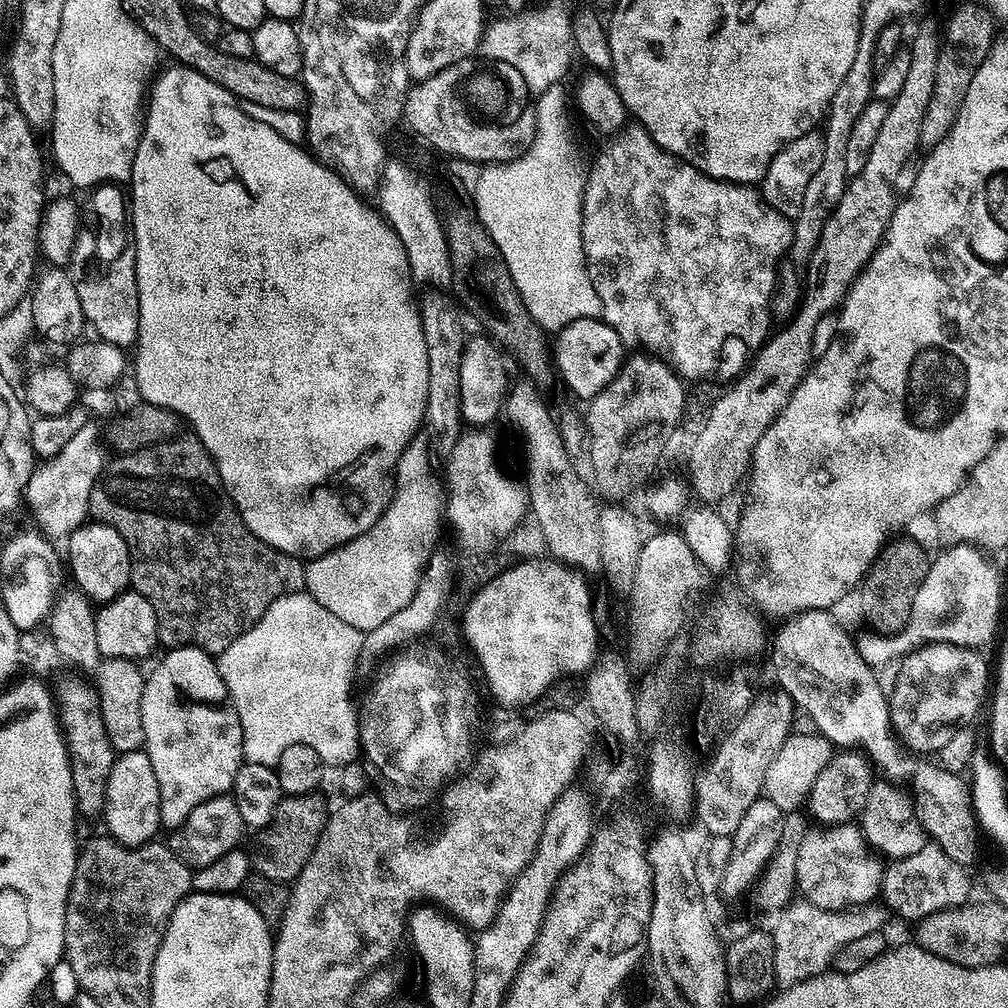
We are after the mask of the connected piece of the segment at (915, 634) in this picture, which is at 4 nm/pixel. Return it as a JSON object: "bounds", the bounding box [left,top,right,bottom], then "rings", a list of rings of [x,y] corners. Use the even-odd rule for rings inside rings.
{"bounds":[855,545,1000,697],"rings":[[[949,545],[942,549],[937,557],[929,563],[918,590],[915,592],[914,604],[911,606],[910,618],[906,626],[893,636],[883,636],[881,633],[869,633],[868,638],[858,638],[855,641],[856,650],[862,660],[868,664],[874,674],[884,697],[892,696],[897,686],[898,672],[902,660],[914,649],[926,644],[952,644],[959,648],[978,650],[988,645],[996,634],[998,614],[1000,612],[1000,582],[993,564],[984,558],[985,553],[975,545]]]}

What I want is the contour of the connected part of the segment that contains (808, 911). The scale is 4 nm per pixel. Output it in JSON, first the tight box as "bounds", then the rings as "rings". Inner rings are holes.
{"bounds":[770,902,885,989],"rings":[[[792,902],[775,917],[776,925],[770,928],[774,942],[772,955],[772,978],[781,989],[794,986],[803,980],[821,976],[833,967],[838,950],[854,938],[874,934],[885,926],[876,906],[856,906],[843,912],[827,912],[807,902]]]}

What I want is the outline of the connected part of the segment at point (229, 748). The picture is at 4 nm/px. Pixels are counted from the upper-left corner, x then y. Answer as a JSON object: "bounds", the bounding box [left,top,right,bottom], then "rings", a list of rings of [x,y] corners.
{"bounds":[144,648,246,830],"rings":[[[174,648],[165,651],[163,654],[165,656],[161,658],[160,665],[158,665],[152,673],[147,673],[146,679],[144,681],[144,730],[146,733],[146,751],[148,753],[148,757],[150,758],[150,766],[154,766],[154,778],[158,778],[158,788],[160,790],[160,823],[165,829],[173,830],[181,827],[184,821],[187,820],[189,814],[198,806],[202,806],[202,802],[206,802],[207,800],[209,800],[210,798],[214,798],[215,796],[222,796],[231,793],[234,782],[236,781],[236,775],[238,774],[238,770],[243,766],[246,761],[244,759],[244,731],[242,730],[242,722],[238,718],[235,706],[230,703],[228,687],[226,686],[226,682],[222,678],[219,663],[217,663],[217,661],[214,659],[213,653],[204,652],[200,648]]]}

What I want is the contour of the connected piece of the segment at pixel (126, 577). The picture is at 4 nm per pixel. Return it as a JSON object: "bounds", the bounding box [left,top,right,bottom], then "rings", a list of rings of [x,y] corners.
{"bounds":[66,522,132,602],"rings":[[[85,522],[75,528],[66,538],[68,544],[68,556],[66,552],[66,568],[70,573],[70,580],[73,580],[75,587],[92,602],[107,602],[123,592],[129,591],[132,582],[132,563],[130,562],[130,550],[126,542],[122,542],[122,534],[110,526],[99,522]]]}

